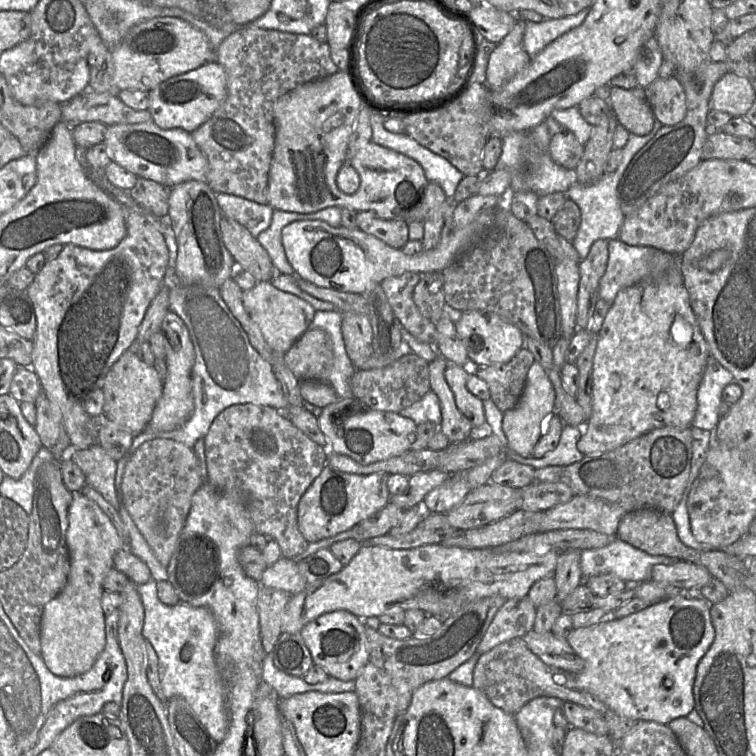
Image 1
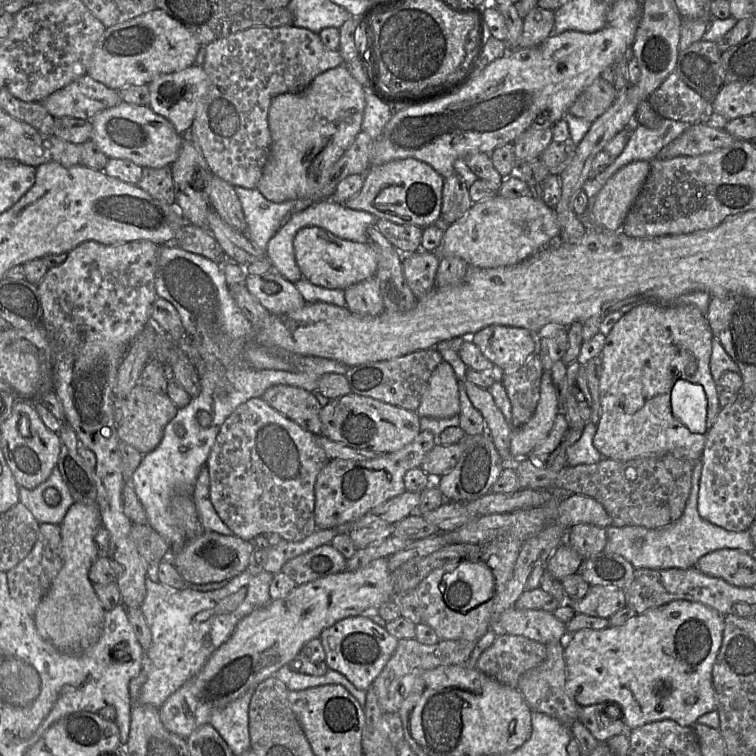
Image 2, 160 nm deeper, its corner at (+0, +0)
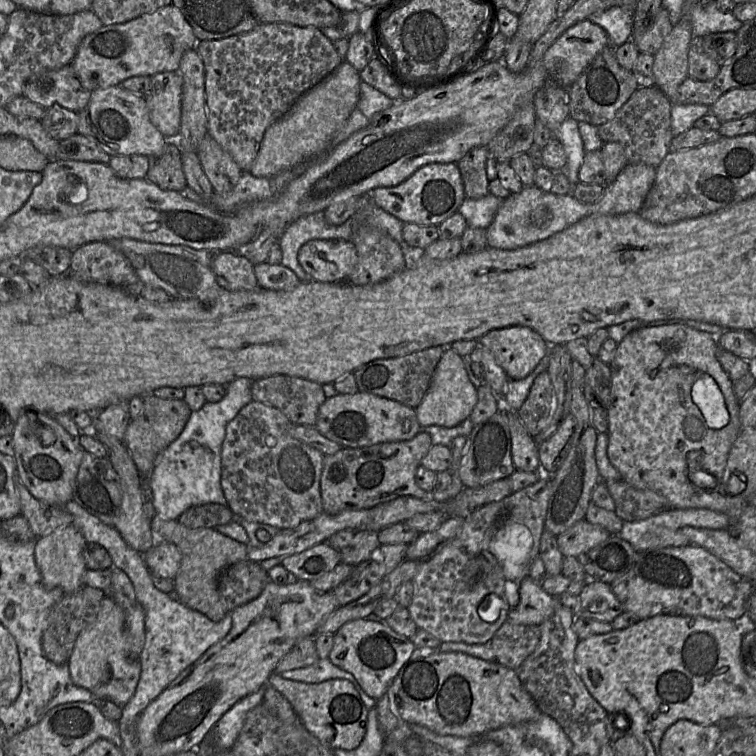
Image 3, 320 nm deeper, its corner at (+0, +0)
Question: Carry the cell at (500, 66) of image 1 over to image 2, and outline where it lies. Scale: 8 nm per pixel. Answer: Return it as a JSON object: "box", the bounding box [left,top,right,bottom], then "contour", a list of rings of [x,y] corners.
{"box":[518,7,554,48],"contour":[[[535,7],[523,18],[518,48],[533,47],[554,33],[554,11]]]}

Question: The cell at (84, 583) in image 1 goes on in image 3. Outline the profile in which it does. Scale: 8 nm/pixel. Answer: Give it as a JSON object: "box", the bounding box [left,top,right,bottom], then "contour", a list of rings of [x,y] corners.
{"box":[35,524,87,594],"contour":[[[72,524],[37,538],[35,562],[46,589],[61,588],[64,594],[73,593],[84,585],[83,575],[87,570],[83,550],[87,541]]]}

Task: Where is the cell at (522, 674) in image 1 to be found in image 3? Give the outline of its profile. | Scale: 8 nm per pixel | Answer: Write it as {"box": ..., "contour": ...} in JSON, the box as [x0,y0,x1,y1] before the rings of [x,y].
{"box":[488,620,540,670],"contour":[[[506,620],[488,643],[496,662],[516,670],[534,651],[540,637],[540,626],[515,624]]]}

